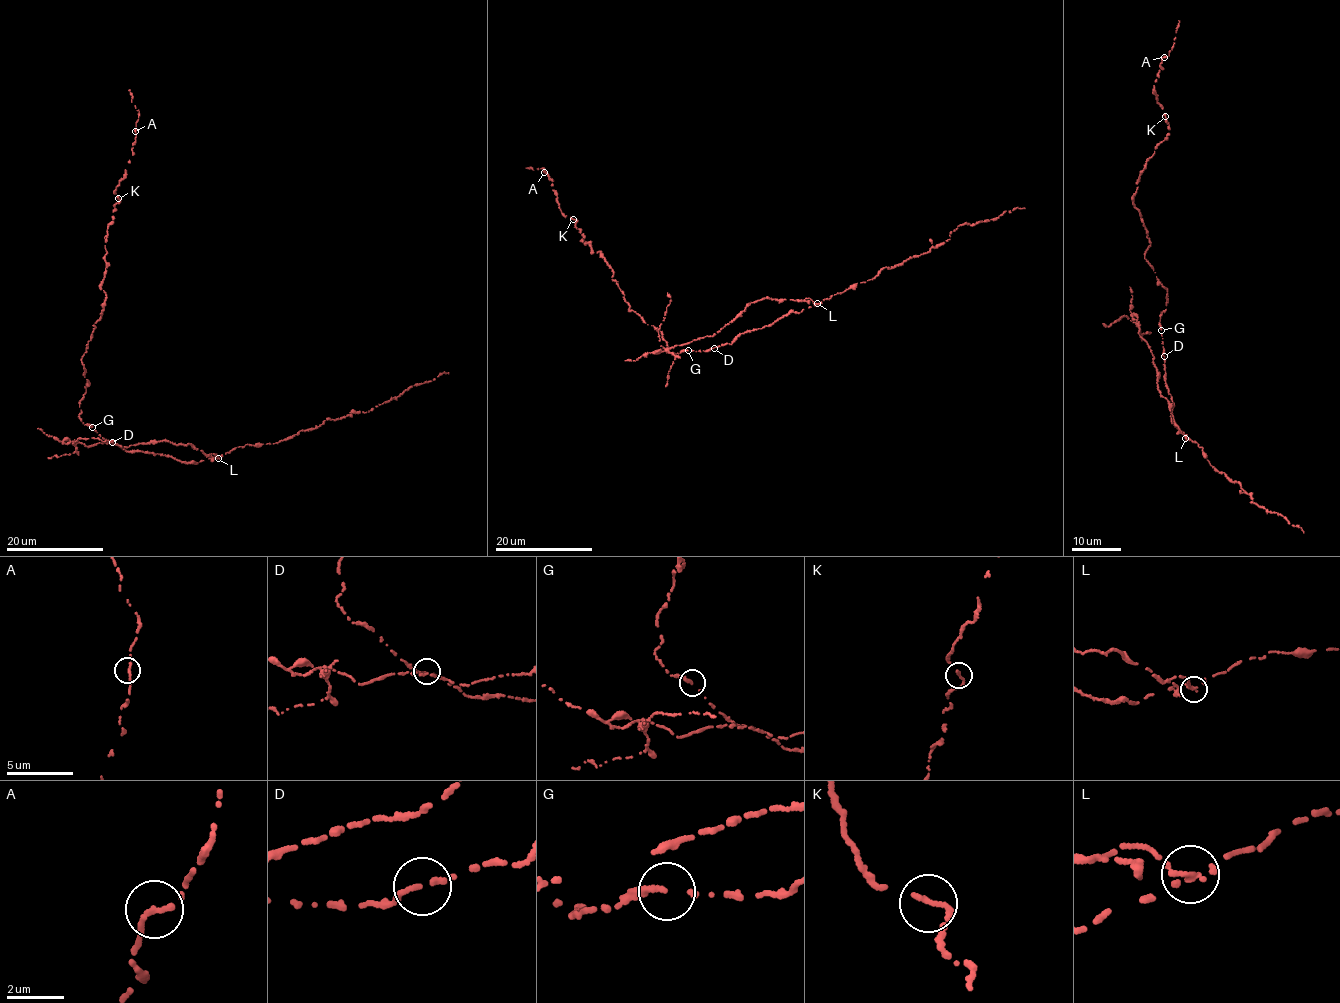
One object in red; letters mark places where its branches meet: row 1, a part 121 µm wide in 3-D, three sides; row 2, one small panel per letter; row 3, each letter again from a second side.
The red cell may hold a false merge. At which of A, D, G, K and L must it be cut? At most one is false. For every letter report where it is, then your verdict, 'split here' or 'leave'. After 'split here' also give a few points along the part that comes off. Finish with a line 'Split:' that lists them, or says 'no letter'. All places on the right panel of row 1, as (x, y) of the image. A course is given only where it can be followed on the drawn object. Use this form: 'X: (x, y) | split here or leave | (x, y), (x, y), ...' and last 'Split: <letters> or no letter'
A: (1164, 57) | leave
D: (1164, 356) | leave
G: (1161, 330) | leave
K: (1165, 116) | leave
L: (1185, 438) | split here | (1185, 438), (1158, 390), (1150, 347), (1139, 335), (1139, 327), (1123, 315), (1108, 327), (1103, 324)
Split: L

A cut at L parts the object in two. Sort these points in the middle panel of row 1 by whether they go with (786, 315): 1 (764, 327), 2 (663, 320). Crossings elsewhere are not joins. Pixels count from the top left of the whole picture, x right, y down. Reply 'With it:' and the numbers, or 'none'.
With it: 1

